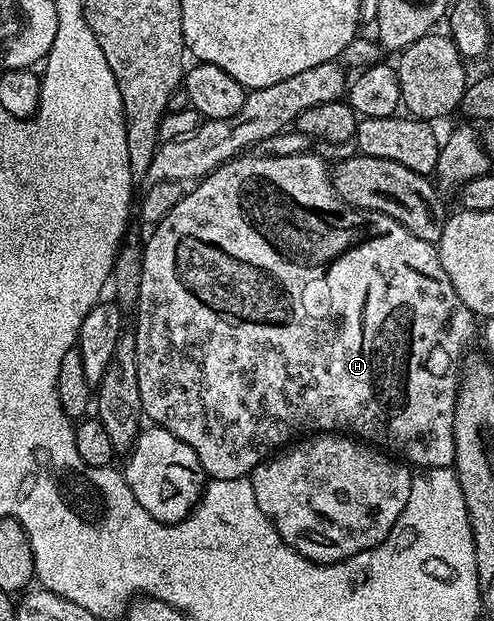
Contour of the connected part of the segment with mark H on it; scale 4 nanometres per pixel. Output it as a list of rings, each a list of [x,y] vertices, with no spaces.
[[[245,153],[235,159],[215,167],[209,175],[204,176],[195,184],[192,192],[184,193],[173,208],[169,209],[166,216],[151,228],[152,236],[148,239],[148,244],[144,243],[141,257],[141,285],[138,289],[137,307],[134,312],[136,319],[136,329],[134,336],[137,347],[137,367],[138,367],[138,393],[142,397],[142,409],[155,426],[166,429],[178,437],[178,441],[186,441],[194,453],[198,453],[201,463],[206,465],[206,475],[209,480],[213,479],[242,479],[251,476],[252,470],[259,463],[263,463],[273,453],[279,452],[285,445],[291,444],[297,437],[305,433],[347,433],[352,437],[359,437],[363,442],[371,443],[393,456],[399,457],[405,464],[416,469],[427,469],[430,467],[452,467],[456,462],[456,442],[454,441],[454,417],[456,413],[456,398],[462,378],[462,364],[465,362],[464,350],[468,347],[468,342],[478,335],[478,319],[473,315],[471,309],[458,297],[450,278],[446,275],[439,260],[437,244],[422,241],[422,237],[414,237],[410,229],[406,229],[394,217],[386,217],[382,213],[373,211],[360,211],[356,207],[351,207],[336,194],[332,184],[332,171],[316,153],[307,153],[296,156],[274,156],[263,155],[261,153]]]

